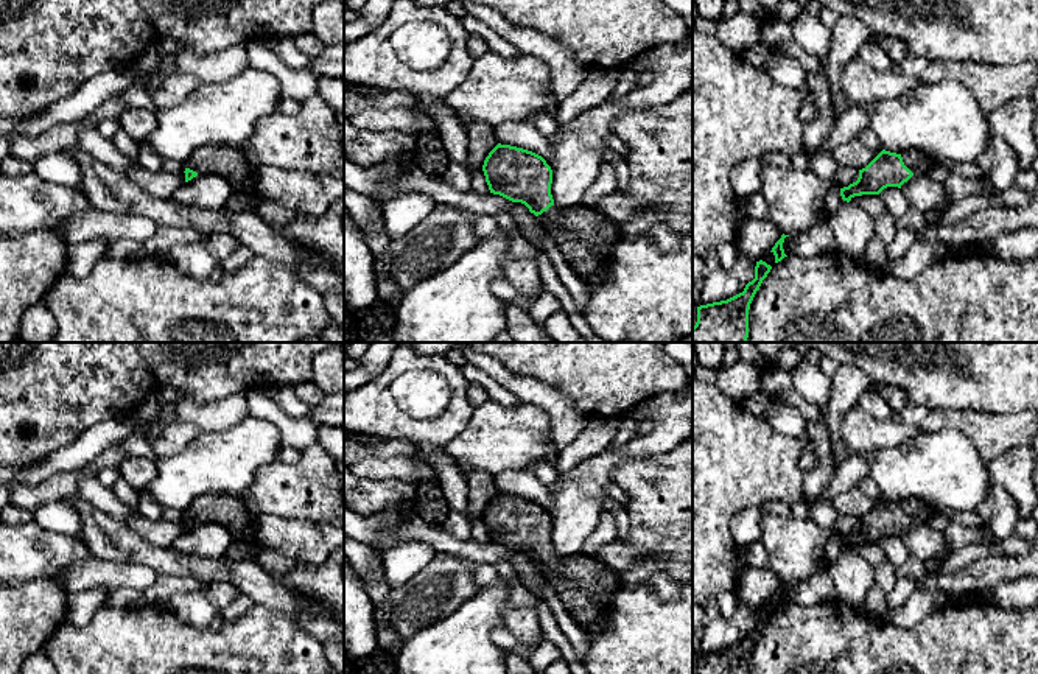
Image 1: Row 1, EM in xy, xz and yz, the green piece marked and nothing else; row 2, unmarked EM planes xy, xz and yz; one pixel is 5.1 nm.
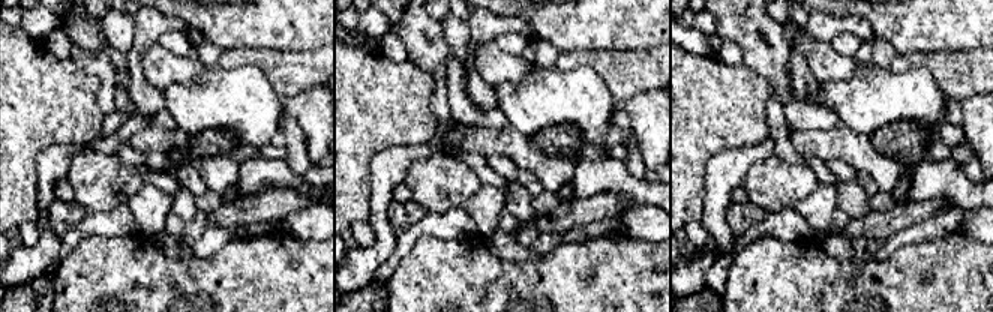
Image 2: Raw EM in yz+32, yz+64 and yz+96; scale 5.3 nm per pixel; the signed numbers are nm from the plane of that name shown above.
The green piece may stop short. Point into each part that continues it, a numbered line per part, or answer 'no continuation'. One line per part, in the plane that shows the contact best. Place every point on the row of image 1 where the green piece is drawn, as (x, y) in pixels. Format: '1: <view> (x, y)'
1: yz (917, 162)

